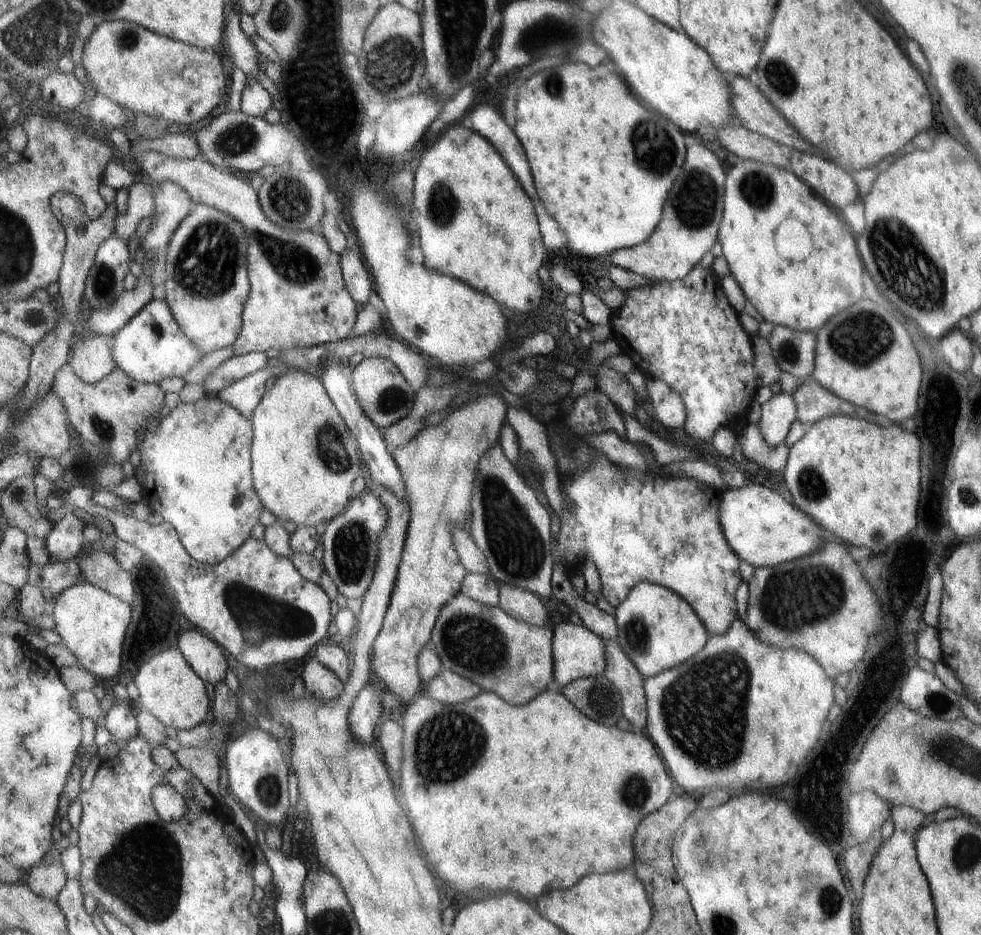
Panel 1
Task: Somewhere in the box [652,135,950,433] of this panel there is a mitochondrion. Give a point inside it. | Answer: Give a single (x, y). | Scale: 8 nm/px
(895, 253)

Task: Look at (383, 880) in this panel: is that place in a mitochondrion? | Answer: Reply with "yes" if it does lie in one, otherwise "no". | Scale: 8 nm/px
no

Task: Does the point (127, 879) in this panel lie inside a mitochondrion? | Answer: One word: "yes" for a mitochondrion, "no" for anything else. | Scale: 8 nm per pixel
yes

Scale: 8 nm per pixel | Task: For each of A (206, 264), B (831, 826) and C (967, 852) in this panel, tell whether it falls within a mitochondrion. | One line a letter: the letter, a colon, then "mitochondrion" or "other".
A: mitochondrion
B: mitochondrion
C: mitochondrion

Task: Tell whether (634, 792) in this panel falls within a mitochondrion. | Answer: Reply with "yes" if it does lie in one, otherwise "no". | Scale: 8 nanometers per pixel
yes

